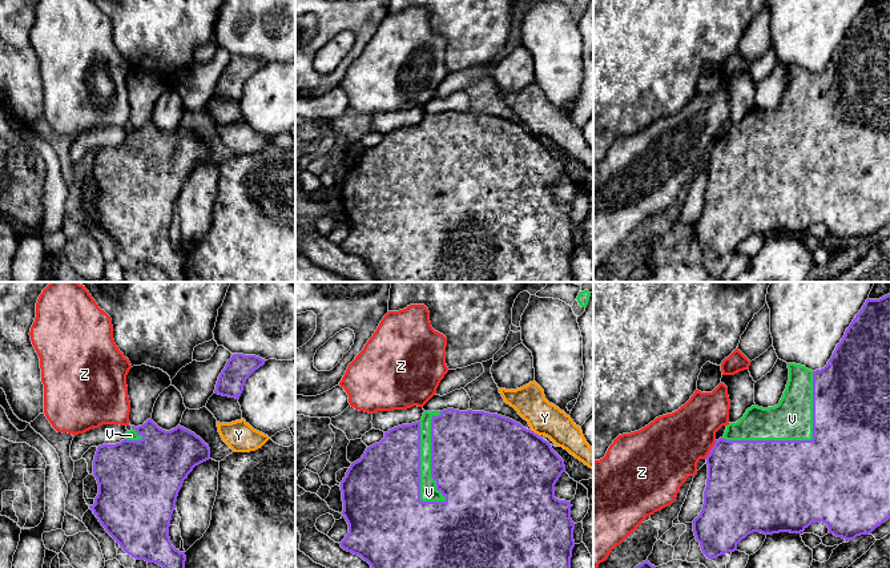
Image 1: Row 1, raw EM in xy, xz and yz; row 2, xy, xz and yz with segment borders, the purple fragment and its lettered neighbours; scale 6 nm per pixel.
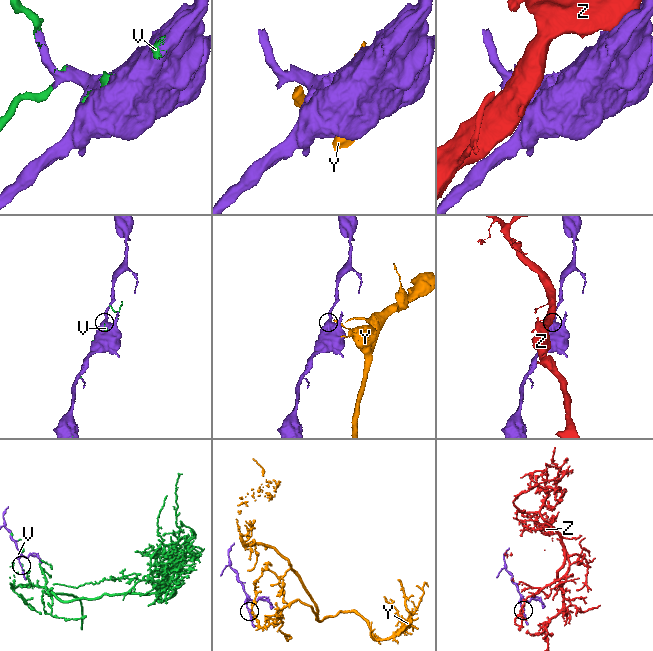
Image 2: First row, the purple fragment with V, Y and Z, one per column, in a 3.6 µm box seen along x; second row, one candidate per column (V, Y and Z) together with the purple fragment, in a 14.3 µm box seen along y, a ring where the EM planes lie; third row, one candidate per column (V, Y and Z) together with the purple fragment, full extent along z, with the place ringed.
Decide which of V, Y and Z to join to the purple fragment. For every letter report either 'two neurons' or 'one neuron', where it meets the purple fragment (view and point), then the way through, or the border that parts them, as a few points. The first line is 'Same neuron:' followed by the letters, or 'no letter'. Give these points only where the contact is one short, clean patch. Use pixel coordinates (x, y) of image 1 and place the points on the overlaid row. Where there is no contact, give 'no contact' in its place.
Same neuron: V
V: one neuron | xz (431, 466)
Y: two neurons | xz (532, 431)
Z: two neurons | yz (711, 450)

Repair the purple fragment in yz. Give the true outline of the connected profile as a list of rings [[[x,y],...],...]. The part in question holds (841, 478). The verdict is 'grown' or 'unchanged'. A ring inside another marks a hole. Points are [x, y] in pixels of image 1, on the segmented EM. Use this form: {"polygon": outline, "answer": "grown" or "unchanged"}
{"polygon": [[[890,294],[879,299],[866,299],[823,368],[812,371],[796,363],[788,363],[788,368],[789,380],[780,403],[768,408],[756,404],[748,408],[738,422],[726,426],[724,436],[716,440],[706,456],[708,479],[704,504],[700,515],[692,523],[694,539],[700,543],[702,553],[710,560],[737,551],[737,544],[753,532],[801,533],[812,523],[822,521],[827,525],[829,533],[845,540],[854,540],[857,536],[871,533],[890,517]]], "answer": "grown"}

